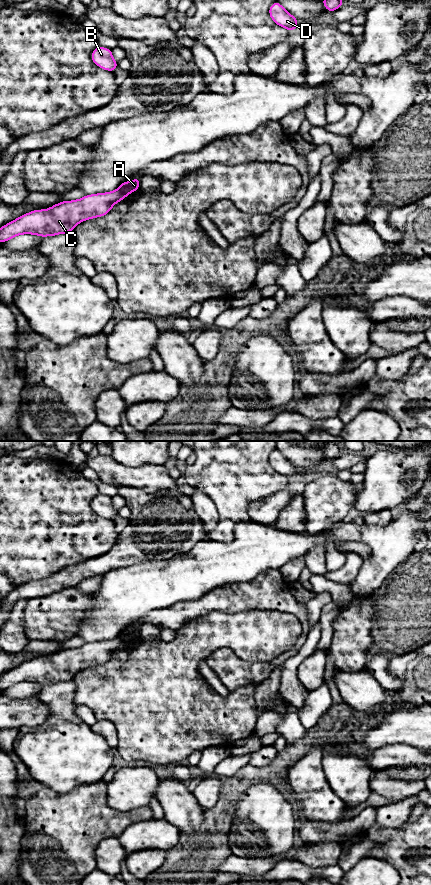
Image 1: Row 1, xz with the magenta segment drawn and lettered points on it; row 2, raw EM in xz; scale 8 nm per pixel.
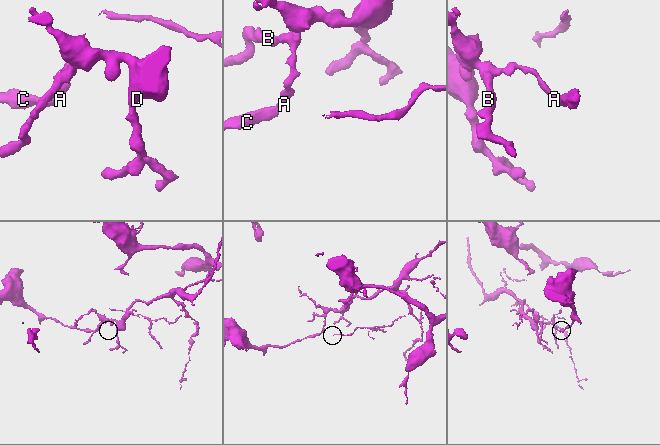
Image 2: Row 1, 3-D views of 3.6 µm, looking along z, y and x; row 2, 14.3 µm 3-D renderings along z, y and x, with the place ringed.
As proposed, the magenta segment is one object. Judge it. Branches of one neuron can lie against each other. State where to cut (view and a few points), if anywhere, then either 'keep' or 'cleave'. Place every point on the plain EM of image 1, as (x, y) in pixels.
cut xz (118, 636), (126, 642); cleave

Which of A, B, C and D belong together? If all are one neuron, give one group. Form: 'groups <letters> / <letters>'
groups A B D / C

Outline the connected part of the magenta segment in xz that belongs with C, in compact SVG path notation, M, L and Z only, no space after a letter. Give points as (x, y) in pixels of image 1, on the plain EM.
M118 637L85 643L78 648L62 649L45 658L34 658L1 675L0 690L21 682L46 685L72 680L78 671L108 662L112 654L126 644Z

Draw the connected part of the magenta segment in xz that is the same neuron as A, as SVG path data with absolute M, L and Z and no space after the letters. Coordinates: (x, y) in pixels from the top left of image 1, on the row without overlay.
M135 626L131 629L121 631L118 637L125 642L129 642L139 637L140 630L141 630L141 627Z

